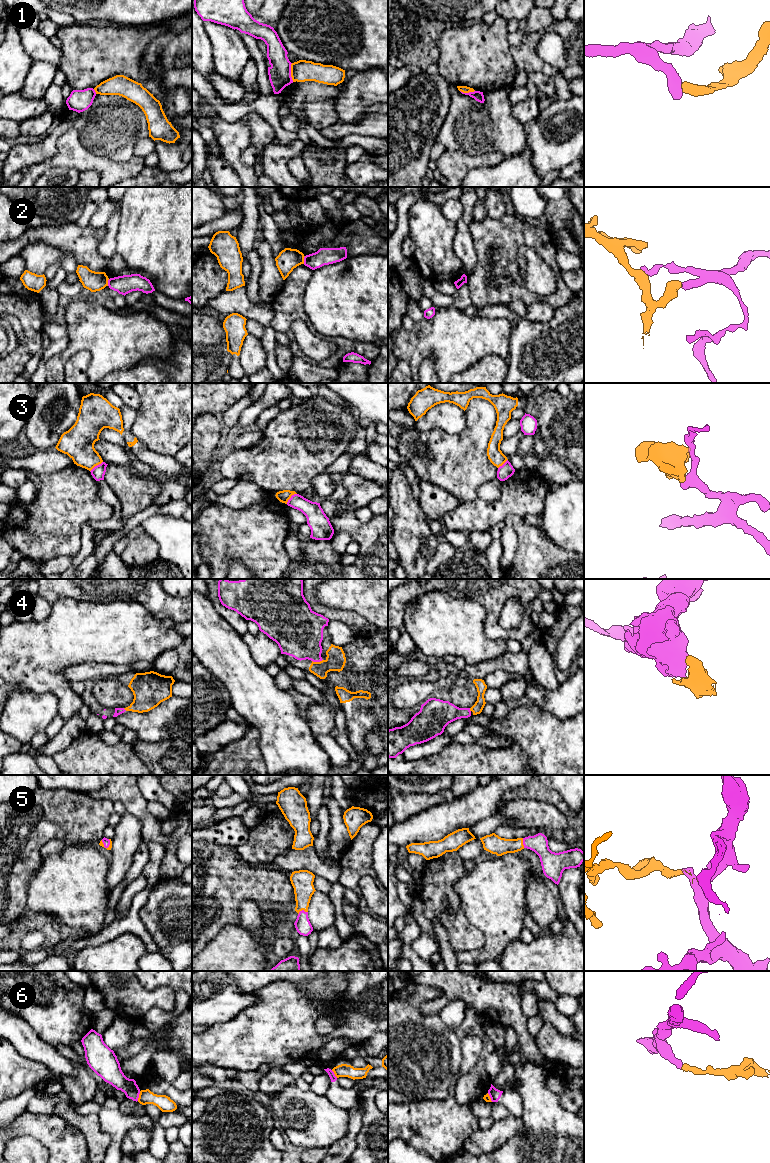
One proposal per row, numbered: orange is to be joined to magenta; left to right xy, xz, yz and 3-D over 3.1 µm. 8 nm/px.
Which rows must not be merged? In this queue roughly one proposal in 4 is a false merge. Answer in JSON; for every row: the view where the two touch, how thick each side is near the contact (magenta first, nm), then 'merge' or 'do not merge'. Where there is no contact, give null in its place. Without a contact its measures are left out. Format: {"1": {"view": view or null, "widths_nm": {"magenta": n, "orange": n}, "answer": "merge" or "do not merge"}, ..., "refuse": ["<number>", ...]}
{"1": {"view": "xz", "widths_nm": {"magenta": 180, "orange": 170}, "answer": "do not merge"}, "2": {"view": "xz", "widths_nm": {"magenta": 140, "orange": 170}, "answer": "do not merge"}, "3": {"view": "xz", "widths_nm": {"magenta": 150, "orange": 100}, "answer": "do not merge"}, "4": {"view": "xz", "widths_nm": {"magenta": 360, "orange": 160}, "answer": "merge"}, "5": {"view": "xz", "widths_nm": {"magenta": 130, "orange": 180}, "answer": "merge"}, "6": {"view": "xy", "widths_nm": {"magenta": 140, "orange": 120}, "answer": "do not merge"}, "refuse": ["1", "2", "3", "6"]}

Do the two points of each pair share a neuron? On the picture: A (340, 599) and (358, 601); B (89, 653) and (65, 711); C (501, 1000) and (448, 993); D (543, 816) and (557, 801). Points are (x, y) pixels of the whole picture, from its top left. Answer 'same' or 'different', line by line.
A: same
B: same
C: same
D: different

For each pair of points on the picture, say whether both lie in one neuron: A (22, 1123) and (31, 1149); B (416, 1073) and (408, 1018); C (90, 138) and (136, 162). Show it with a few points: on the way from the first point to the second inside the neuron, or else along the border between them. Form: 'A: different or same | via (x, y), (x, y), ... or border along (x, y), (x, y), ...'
A: different | border along (10, 1139), (20, 1136), (31, 1136), (47, 1149)
B: same | via (413, 1059), (408, 1050), (408, 1032)
C: different | border along (134, 155), (125, 161), (113, 161), (106, 158)

